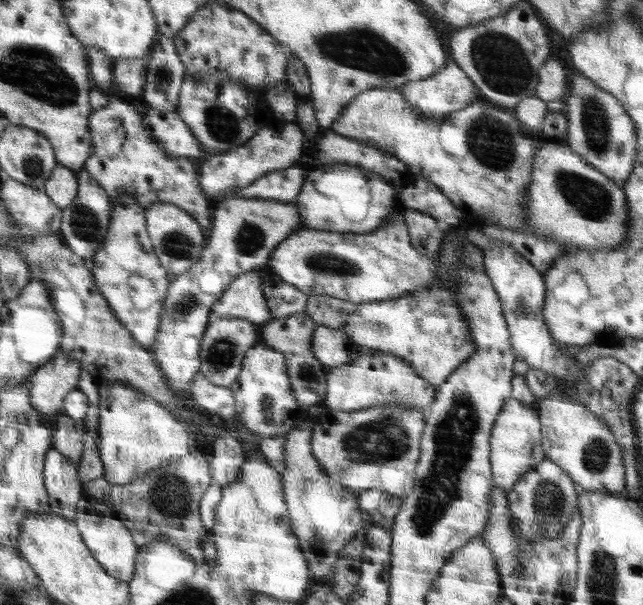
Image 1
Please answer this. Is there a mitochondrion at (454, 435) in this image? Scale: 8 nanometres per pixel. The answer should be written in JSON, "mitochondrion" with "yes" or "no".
{"mitochondrion":"yes"}

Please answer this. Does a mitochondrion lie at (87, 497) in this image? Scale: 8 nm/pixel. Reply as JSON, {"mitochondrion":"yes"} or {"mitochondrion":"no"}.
{"mitochondrion":"no"}

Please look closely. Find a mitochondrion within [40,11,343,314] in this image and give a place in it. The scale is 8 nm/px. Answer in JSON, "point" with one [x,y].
{"point":[223,122]}

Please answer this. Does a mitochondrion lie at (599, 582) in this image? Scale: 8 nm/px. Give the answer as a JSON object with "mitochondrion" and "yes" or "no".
{"mitochondrion":"yes"}

